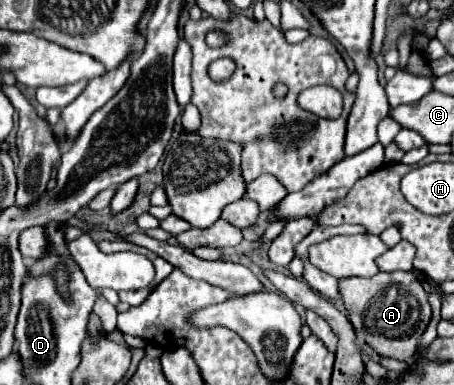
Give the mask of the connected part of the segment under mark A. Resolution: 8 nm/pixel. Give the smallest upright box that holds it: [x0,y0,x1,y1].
[338,271,432,361]

